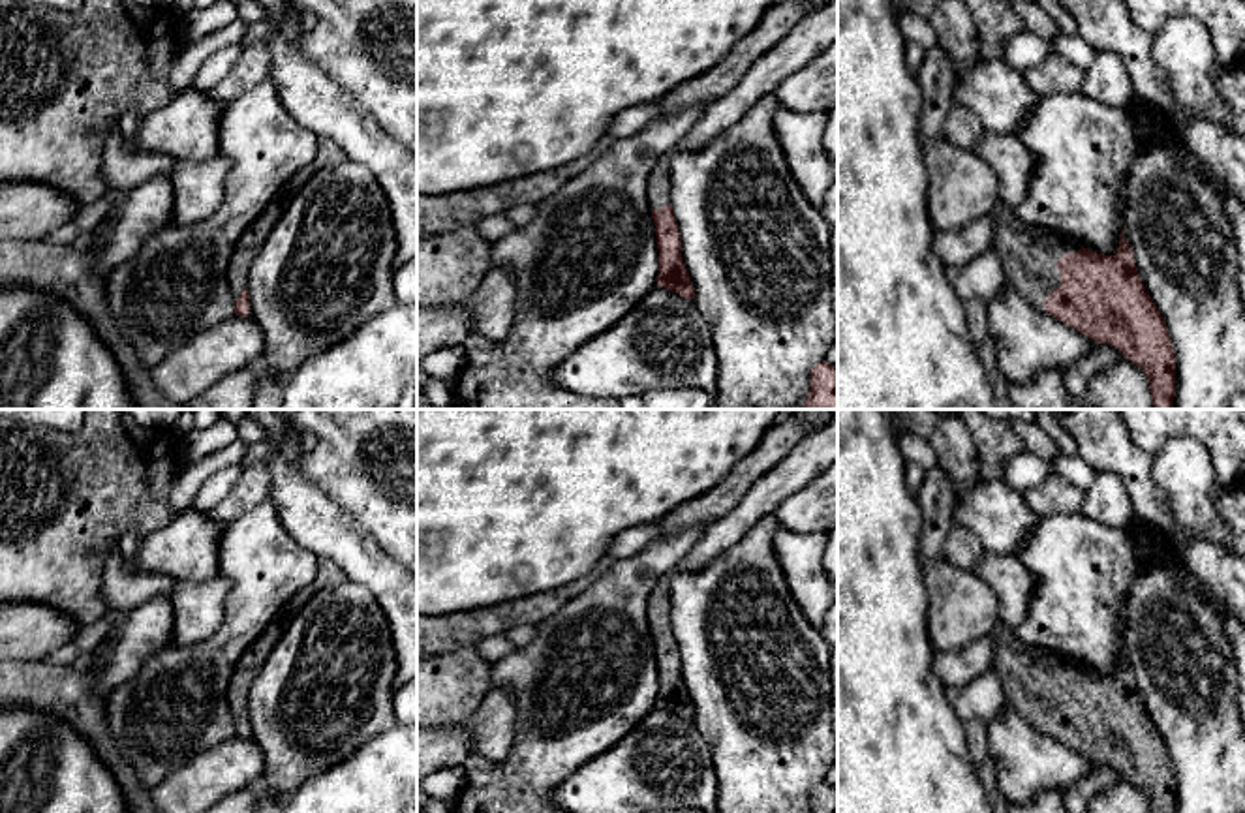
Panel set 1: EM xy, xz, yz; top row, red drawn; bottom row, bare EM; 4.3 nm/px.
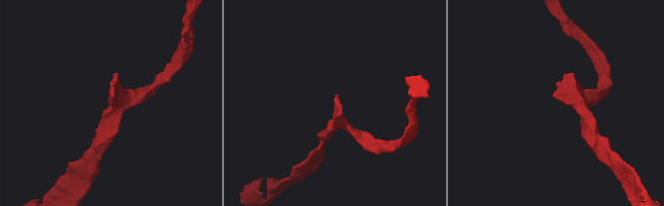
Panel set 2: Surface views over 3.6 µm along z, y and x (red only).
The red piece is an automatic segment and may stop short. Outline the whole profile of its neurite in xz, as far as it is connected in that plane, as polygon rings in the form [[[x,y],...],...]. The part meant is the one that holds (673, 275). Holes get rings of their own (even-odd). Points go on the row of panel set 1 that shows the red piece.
[[[670,154],[661,156],[648,176],[648,205],[659,250],[657,285],[693,300],[695,287],[682,257],[682,238],[670,207]]]

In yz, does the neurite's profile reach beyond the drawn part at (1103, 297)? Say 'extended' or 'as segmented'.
extended

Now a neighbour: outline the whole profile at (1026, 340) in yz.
[[[1012,284],[988,300],[988,334],[993,340],[999,372],[1012,383],[1035,377],[1042,370],[1065,370],[1093,355],[1093,340],[1037,310]]]

